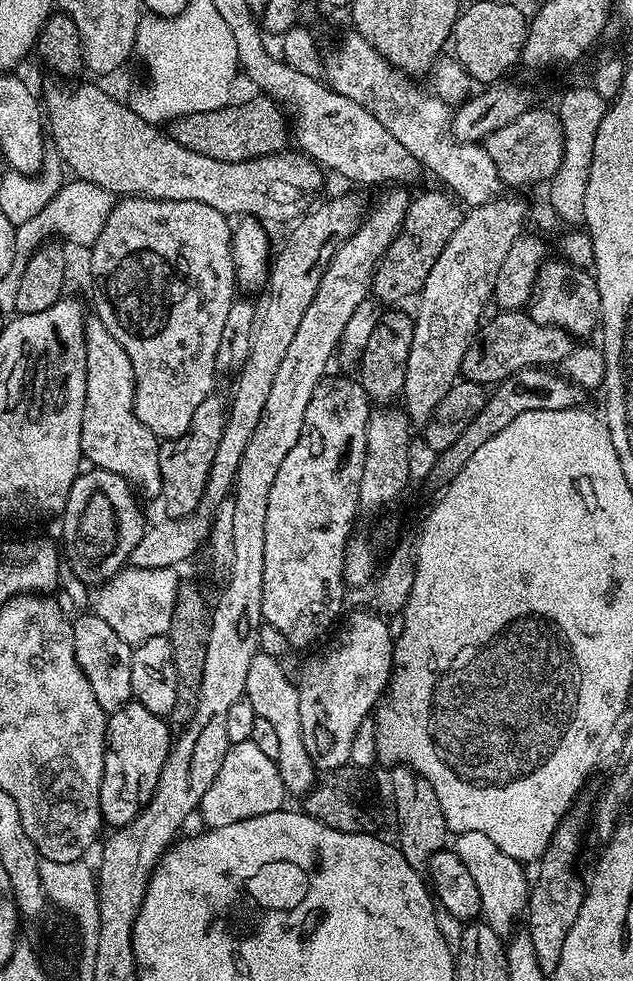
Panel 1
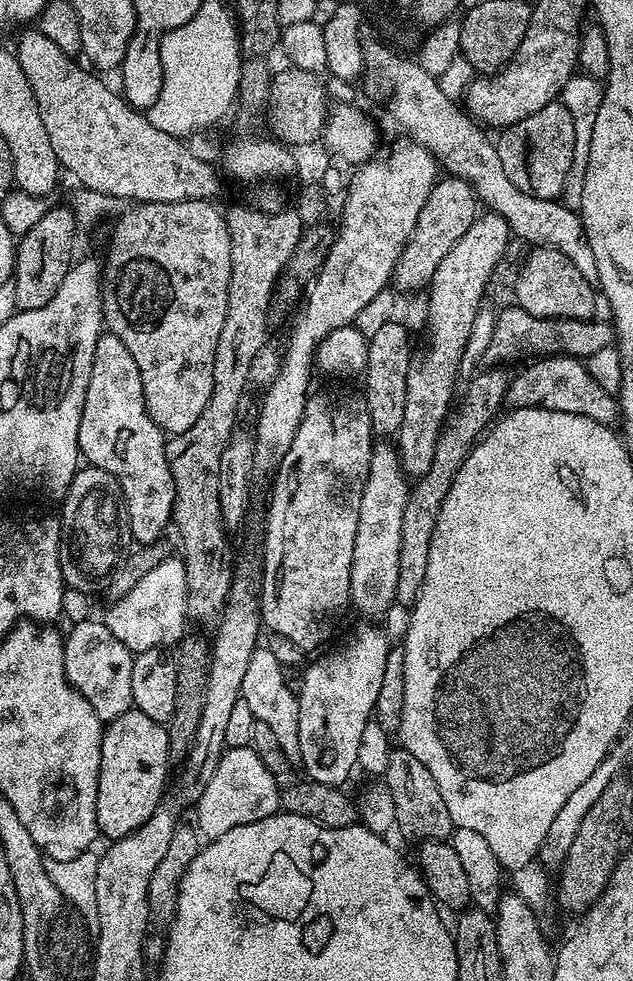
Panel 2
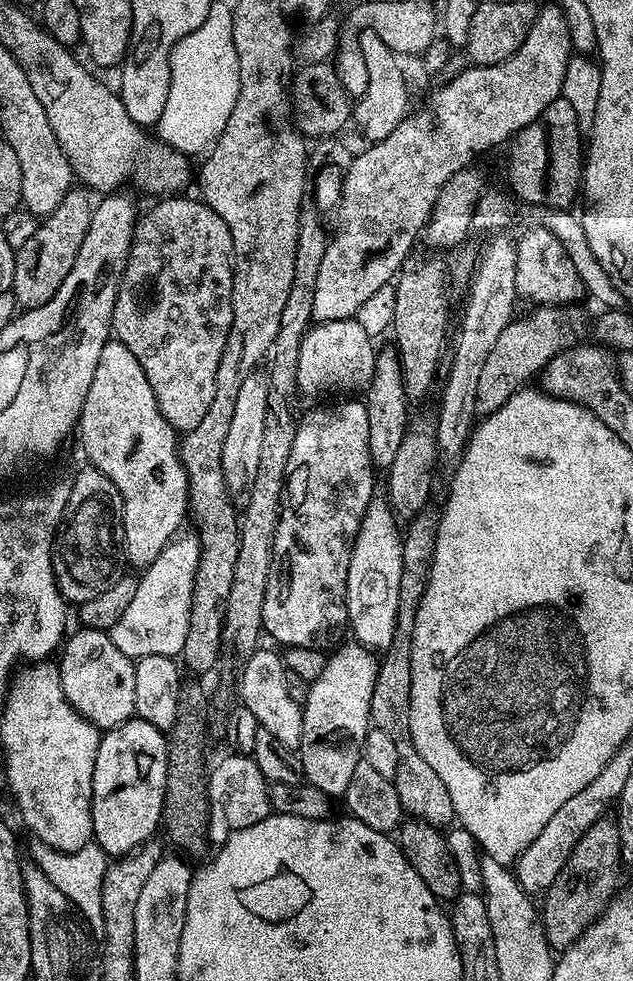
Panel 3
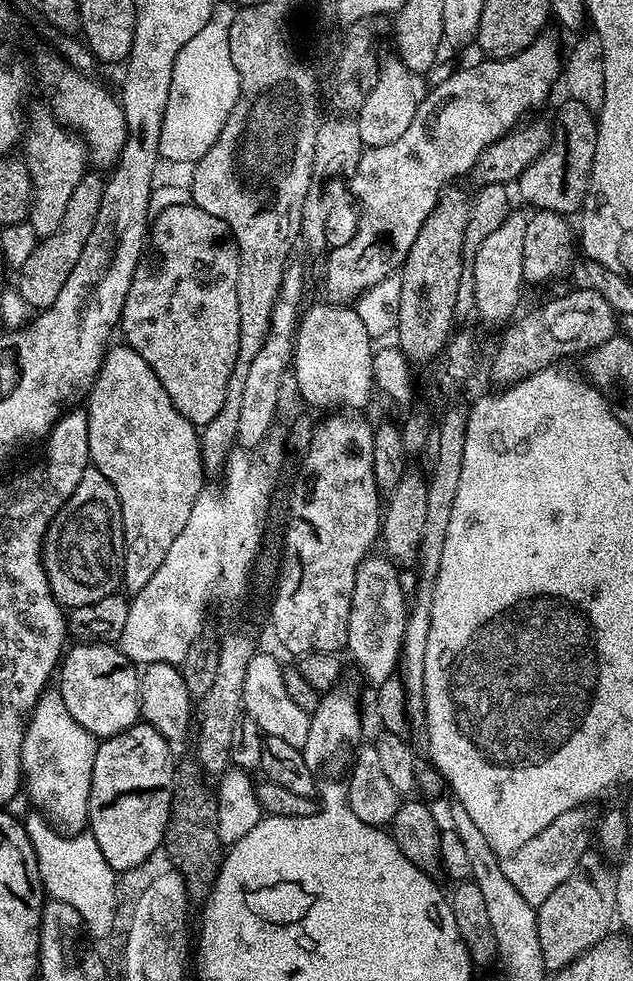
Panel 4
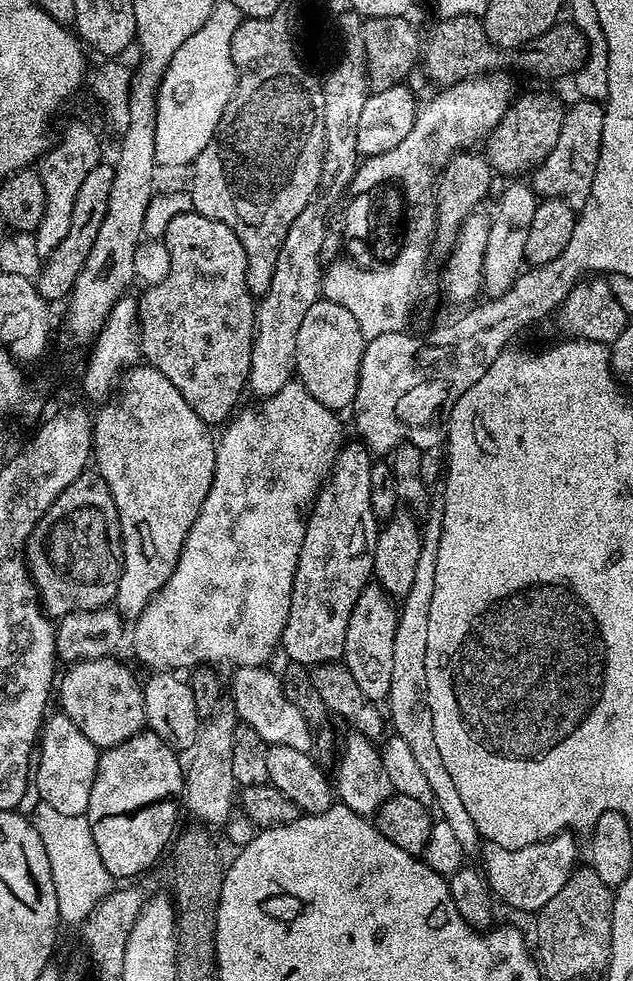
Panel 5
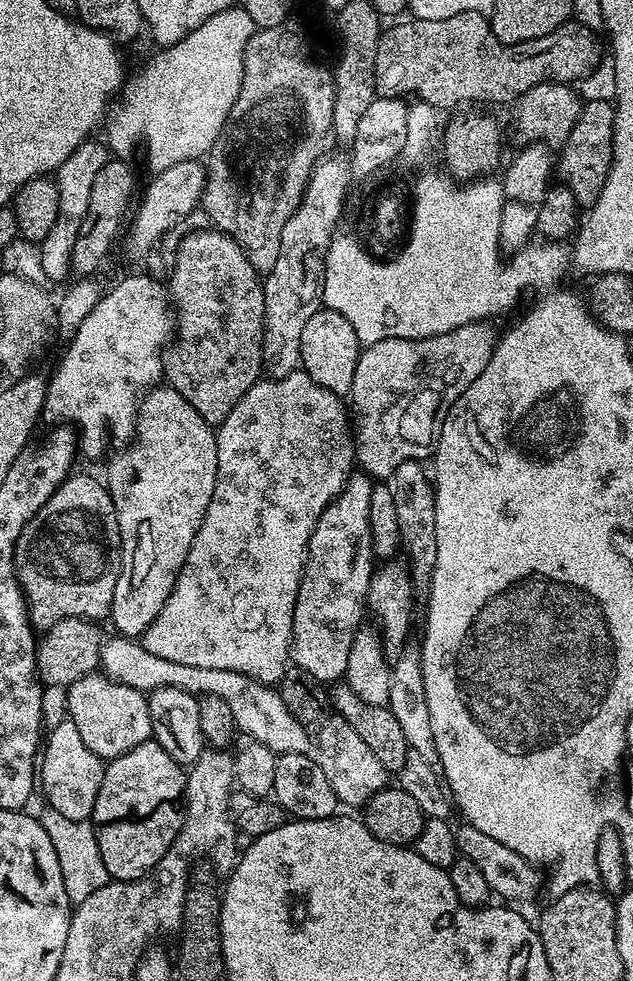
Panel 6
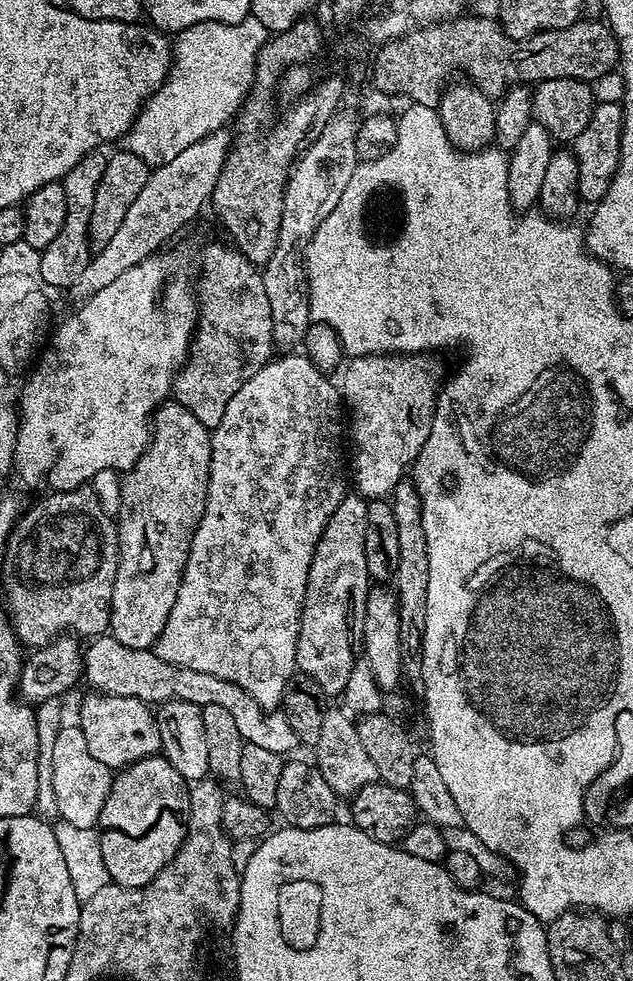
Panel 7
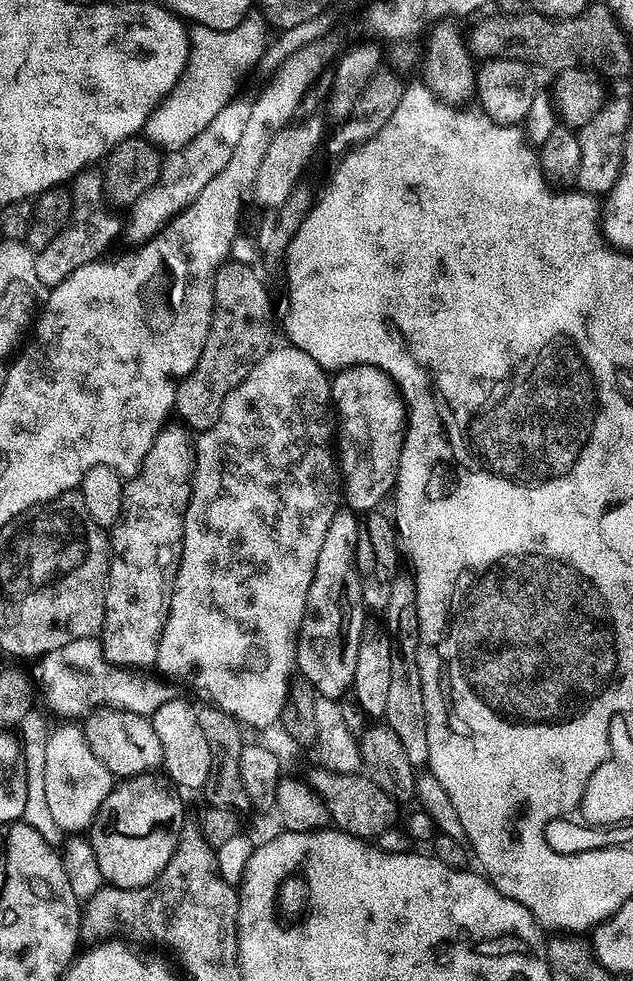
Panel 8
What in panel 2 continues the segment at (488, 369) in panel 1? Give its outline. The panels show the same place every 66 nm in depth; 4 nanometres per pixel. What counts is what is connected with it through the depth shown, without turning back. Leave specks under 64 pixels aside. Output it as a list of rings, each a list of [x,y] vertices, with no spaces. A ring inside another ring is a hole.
[[[519,306],[511,307],[499,309],[494,334],[490,337],[490,346],[484,355],[484,360],[489,365],[503,365],[505,363],[503,360],[512,360],[523,352],[529,352],[529,357],[532,358],[567,355],[587,358],[596,354],[598,350],[613,347],[616,339],[616,330],[607,319],[548,319],[535,317]]]

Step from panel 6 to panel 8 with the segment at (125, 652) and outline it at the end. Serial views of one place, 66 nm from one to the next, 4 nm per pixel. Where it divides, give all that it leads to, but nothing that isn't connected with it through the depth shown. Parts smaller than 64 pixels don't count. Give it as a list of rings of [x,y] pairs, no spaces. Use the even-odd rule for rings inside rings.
[[[96,636],[78,638],[58,650],[46,654],[43,656],[41,664],[42,680],[46,686],[44,700],[48,703],[50,711],[64,716],[60,718],[84,718],[88,713],[95,712],[97,708],[126,708],[131,712],[151,718],[158,710],[158,706],[175,700],[178,696],[175,686],[172,685],[175,683],[169,682],[163,675],[151,676],[148,673],[151,671],[148,670],[137,670],[135,667],[112,664],[104,656],[103,643]]]

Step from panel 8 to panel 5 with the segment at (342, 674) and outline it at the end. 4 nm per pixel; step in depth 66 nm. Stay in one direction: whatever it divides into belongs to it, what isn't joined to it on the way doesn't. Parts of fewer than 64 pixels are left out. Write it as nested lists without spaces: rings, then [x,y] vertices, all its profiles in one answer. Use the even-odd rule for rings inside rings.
[[[345,443],[336,454],[331,475],[317,493],[306,516],[305,536],[302,538],[298,566],[293,578],[289,616],[282,630],[280,648],[293,664],[315,666],[336,662],[344,655],[343,643],[350,623],[351,611],[358,602],[358,596],[373,579],[372,555],[376,549],[378,521],[370,506],[370,470],[374,460],[363,443]]]

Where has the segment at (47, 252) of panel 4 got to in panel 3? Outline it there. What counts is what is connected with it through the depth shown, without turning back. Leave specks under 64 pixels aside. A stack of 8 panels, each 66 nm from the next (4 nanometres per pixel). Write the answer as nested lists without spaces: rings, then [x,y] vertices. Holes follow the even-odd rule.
[[[73,186],[66,198],[62,198],[58,210],[43,217],[26,244],[15,249],[16,265],[11,293],[21,309],[46,306],[46,302],[50,302],[50,298],[58,294],[58,286],[66,282],[66,274],[70,274],[70,266],[74,266],[78,250],[82,250],[82,238],[86,238],[86,230],[90,230],[93,207],[94,200],[89,189]]]

